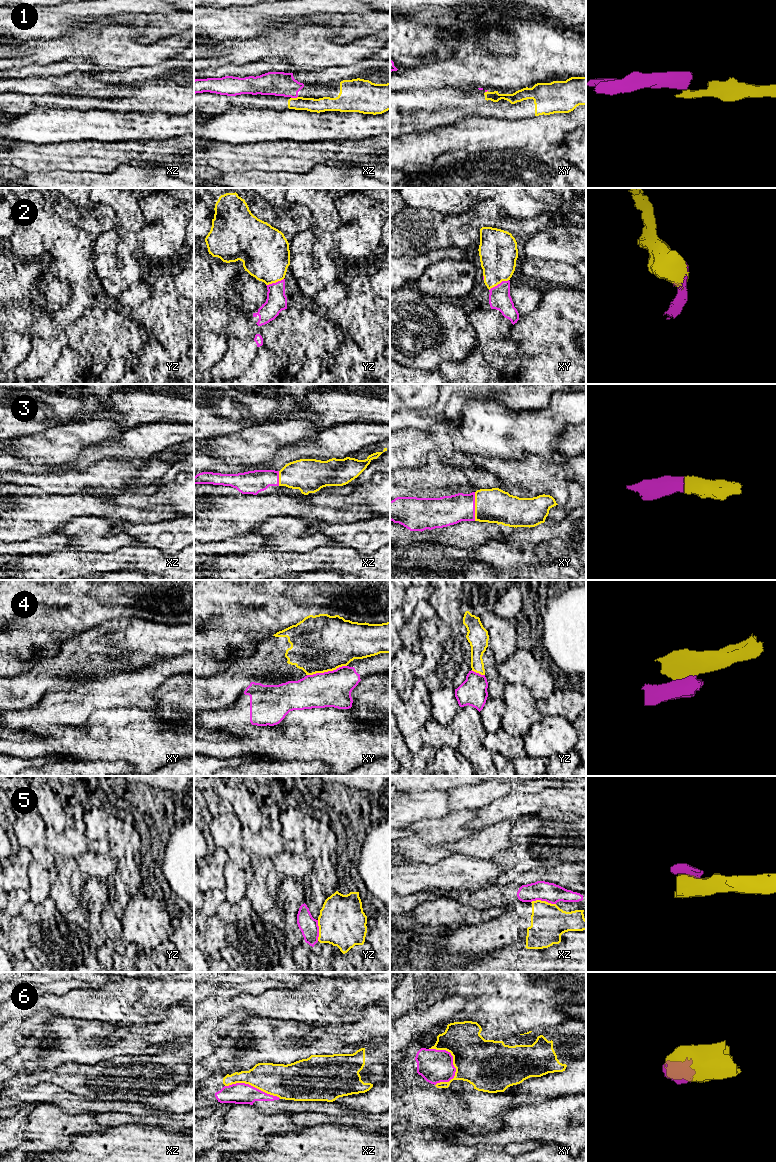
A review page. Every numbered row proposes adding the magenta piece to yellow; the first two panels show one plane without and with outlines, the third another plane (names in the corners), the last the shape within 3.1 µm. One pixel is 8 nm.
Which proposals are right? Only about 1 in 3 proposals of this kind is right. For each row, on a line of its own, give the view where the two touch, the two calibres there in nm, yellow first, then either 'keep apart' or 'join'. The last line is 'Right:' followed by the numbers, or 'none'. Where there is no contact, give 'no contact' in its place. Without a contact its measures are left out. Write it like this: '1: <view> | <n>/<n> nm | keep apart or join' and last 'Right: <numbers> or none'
1: xz | 110/190 nm | keep apart
2: xy | 320/180 nm | join
3: xy | 280/240 nm | join
4: xy | 460/280 nm | keep apart
5: xz | 280/160 nm | keep apart
6: xy | 380/260 nm | keep apart
Right: 2, 3

